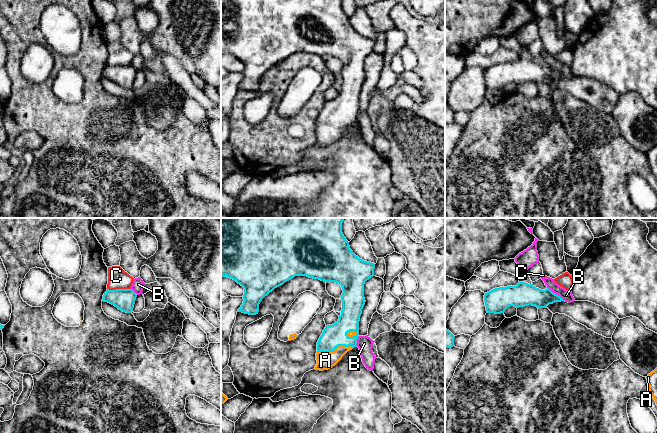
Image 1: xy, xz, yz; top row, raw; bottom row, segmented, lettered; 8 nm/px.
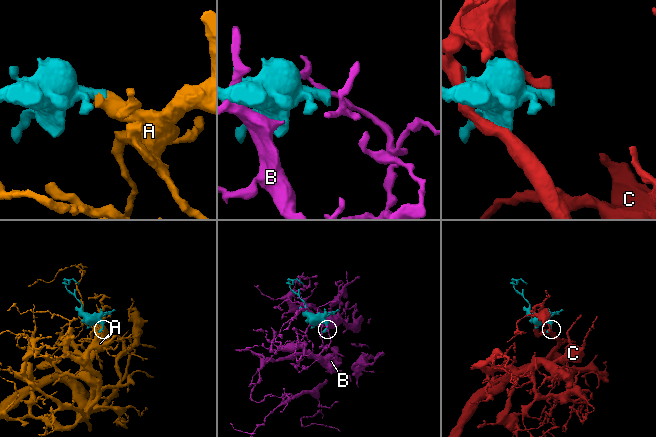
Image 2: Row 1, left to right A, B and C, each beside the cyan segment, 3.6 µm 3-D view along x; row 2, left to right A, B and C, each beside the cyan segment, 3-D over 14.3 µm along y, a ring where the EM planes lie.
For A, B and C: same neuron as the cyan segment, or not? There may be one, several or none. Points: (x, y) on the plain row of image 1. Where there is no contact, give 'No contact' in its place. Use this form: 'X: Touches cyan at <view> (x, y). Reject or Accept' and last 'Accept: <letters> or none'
A: Touches cyan at xz (335, 124). Accept
B: Touches cyan at yz (556, 70). Reject
C: Touches cyan at xy (119, 65). Reject
Accept: A

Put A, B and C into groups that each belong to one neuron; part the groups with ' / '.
A / B / C

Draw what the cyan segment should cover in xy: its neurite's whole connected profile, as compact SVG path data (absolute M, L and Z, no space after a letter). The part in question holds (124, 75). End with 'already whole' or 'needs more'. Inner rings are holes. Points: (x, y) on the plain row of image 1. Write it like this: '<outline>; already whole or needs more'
M107 65L102 76L114 81L123 88L131 89L134 84L136 73L137 70L132 65Z; already whole

